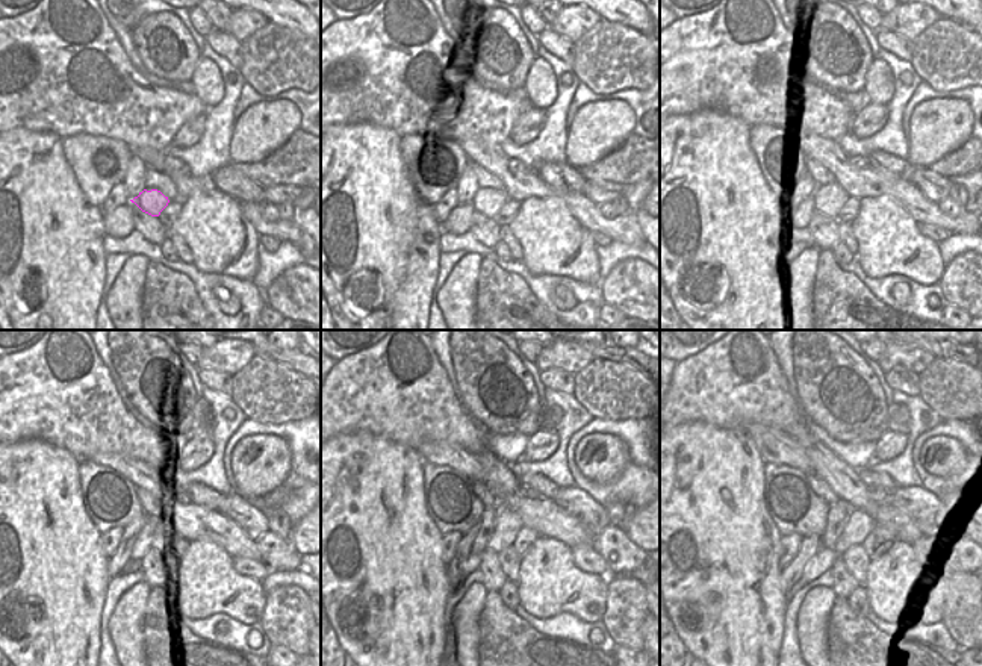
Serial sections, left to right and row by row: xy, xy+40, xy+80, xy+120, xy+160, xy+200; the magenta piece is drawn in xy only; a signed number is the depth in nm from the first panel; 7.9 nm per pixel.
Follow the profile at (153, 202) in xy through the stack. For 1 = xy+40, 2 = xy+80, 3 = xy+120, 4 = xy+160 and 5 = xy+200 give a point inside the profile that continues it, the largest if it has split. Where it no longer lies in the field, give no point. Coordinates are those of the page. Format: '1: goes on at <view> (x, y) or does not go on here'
1: goes on at xy+40 (489, 203)
2: goes on at xy+80 (829, 203)
3: goes on at xy+120 (147, 544)
4: goes on at xy+160 (509, 522)
5: goes on at xy+200 (860, 524)

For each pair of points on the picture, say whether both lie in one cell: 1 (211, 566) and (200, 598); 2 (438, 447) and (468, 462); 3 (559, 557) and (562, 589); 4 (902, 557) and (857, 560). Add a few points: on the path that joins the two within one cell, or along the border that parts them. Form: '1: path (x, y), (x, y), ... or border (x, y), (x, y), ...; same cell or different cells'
1: path (208, 574), (208, 585), (203, 591); same cell
2: path (445, 453), (460, 460); same cell
3: path (559, 565), (559, 581); same cell
4: border (870, 560), (863, 585); different cells

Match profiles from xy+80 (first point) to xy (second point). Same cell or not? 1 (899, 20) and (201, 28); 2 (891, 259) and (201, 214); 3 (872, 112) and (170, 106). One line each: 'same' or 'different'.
1: different
2: same
3: different

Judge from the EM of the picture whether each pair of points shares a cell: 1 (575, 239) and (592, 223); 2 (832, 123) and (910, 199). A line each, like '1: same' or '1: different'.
1: different
2: different

